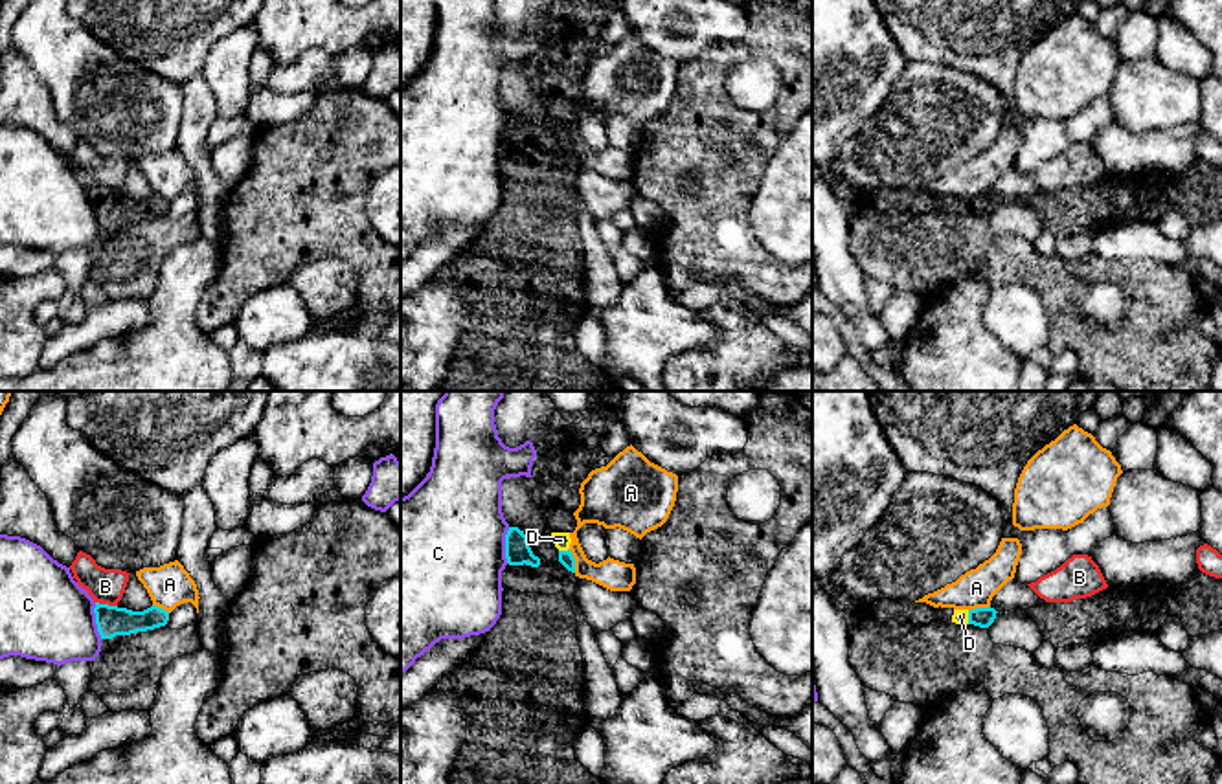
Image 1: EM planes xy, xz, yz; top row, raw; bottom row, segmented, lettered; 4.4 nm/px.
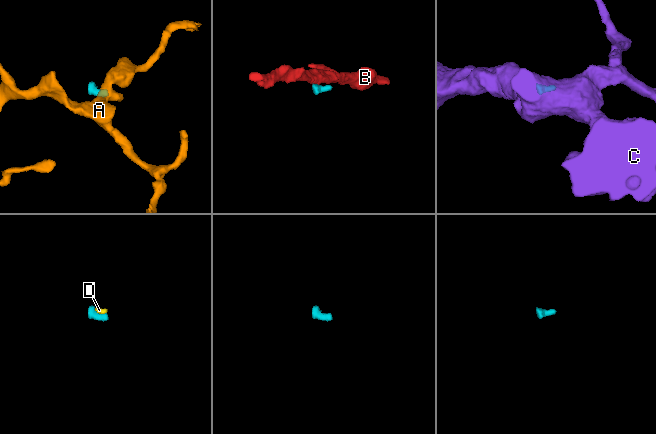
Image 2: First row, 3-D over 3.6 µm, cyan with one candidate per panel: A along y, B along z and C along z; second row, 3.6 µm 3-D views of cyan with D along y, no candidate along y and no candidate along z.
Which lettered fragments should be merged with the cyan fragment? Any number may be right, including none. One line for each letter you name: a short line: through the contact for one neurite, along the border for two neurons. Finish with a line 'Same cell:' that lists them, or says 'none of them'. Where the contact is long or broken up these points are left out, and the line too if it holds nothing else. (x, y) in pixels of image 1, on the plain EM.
D: yz (984, 206), (969, 206), (960, 204)
Same cell: D

